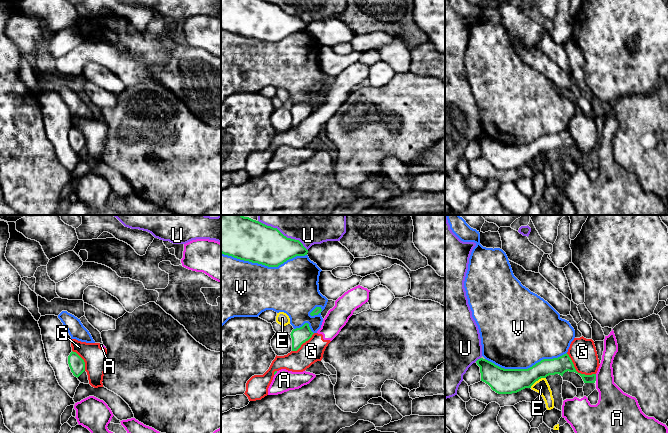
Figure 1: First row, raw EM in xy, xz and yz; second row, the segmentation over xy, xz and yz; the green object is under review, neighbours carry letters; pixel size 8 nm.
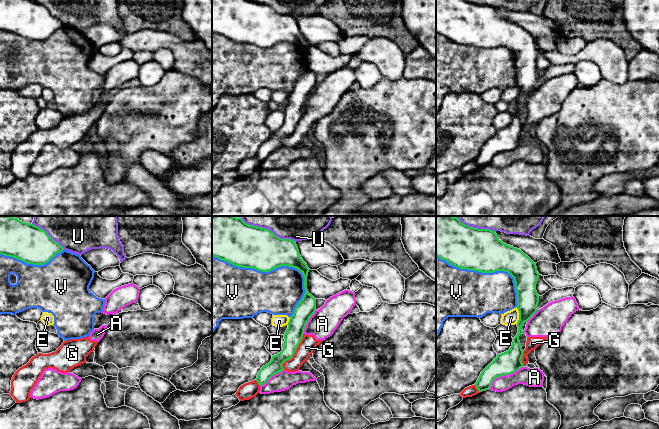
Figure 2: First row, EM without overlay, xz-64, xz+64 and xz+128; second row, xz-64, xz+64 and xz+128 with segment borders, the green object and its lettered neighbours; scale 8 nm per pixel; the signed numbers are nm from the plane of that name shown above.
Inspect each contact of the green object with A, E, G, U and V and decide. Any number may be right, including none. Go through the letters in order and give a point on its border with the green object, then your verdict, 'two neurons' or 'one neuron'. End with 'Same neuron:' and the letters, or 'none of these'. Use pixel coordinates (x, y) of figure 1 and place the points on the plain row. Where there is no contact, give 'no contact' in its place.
A: meets green in yz at (595, 153); two neurons
E: meets green in yz at (537, 156); two neurons
G: meets green in yz at (576, 147); two neurons
U: meets green in xz at (285, 12); two neurons
V: meets green in xz at (264, 40); two neurons
Same neuron: none of these

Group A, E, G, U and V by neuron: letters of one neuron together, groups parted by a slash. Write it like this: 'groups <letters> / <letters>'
groups A G / E / U / V

